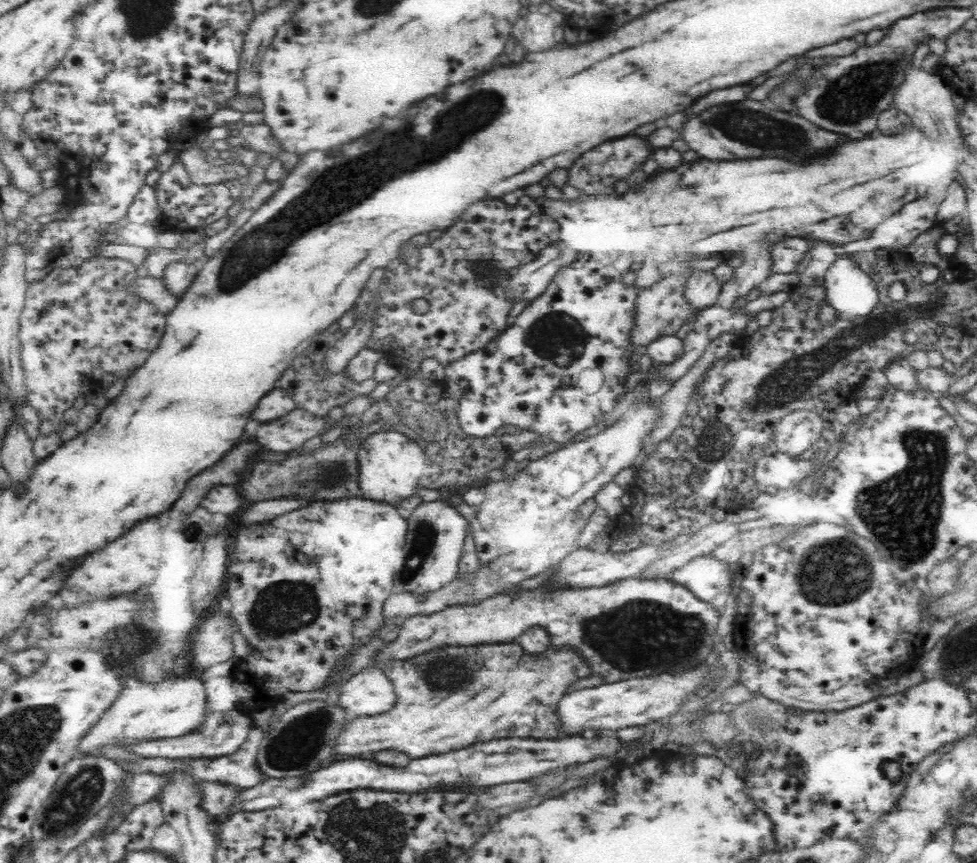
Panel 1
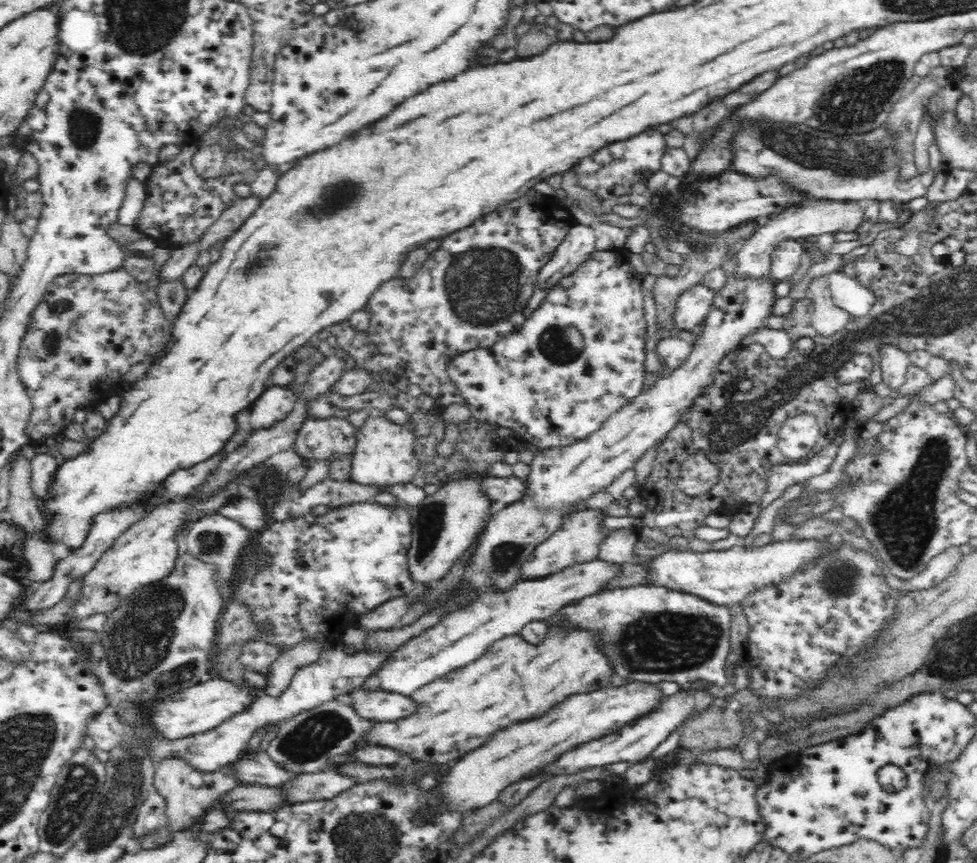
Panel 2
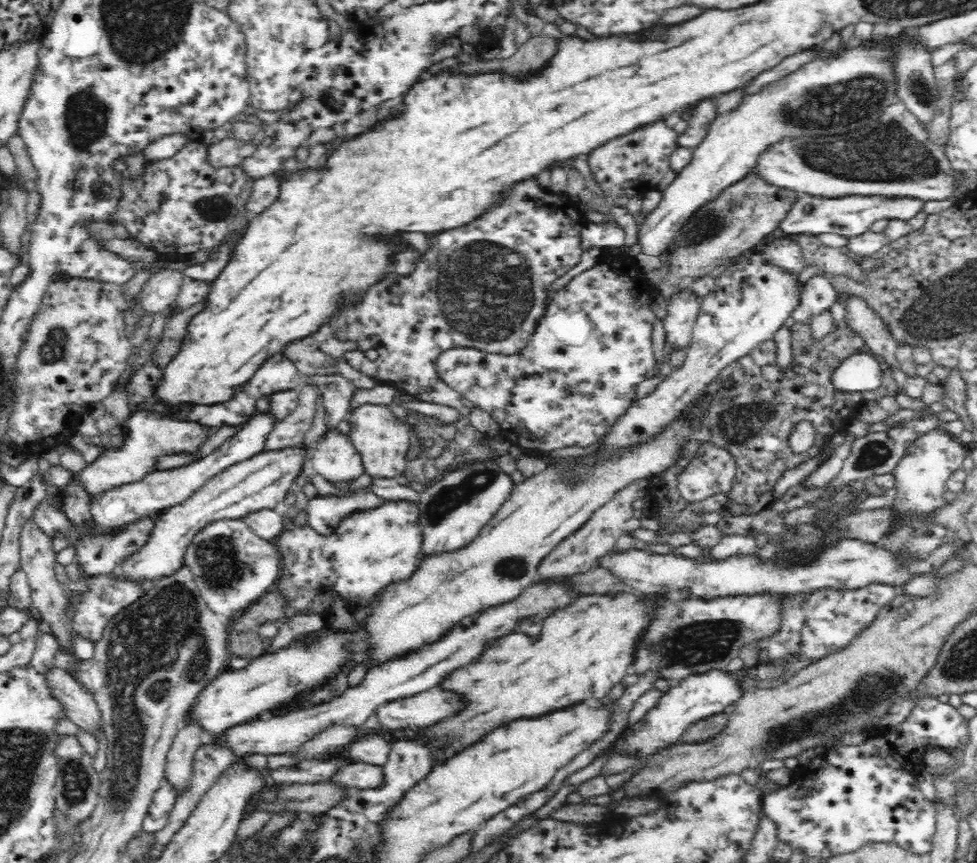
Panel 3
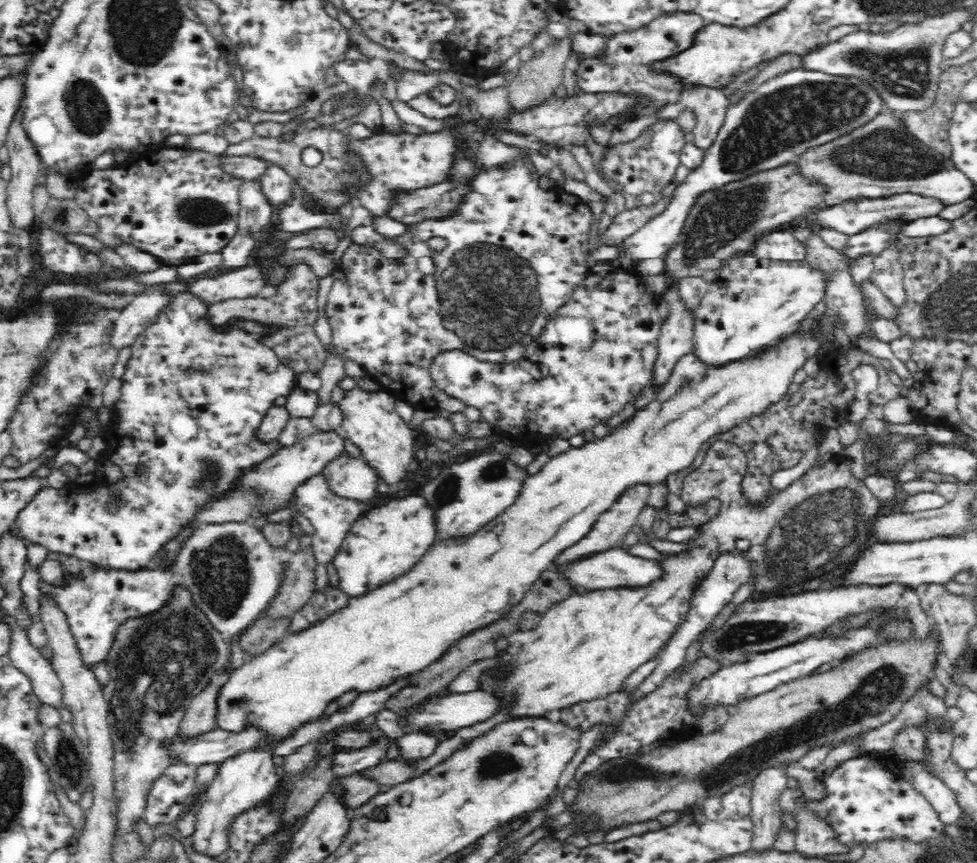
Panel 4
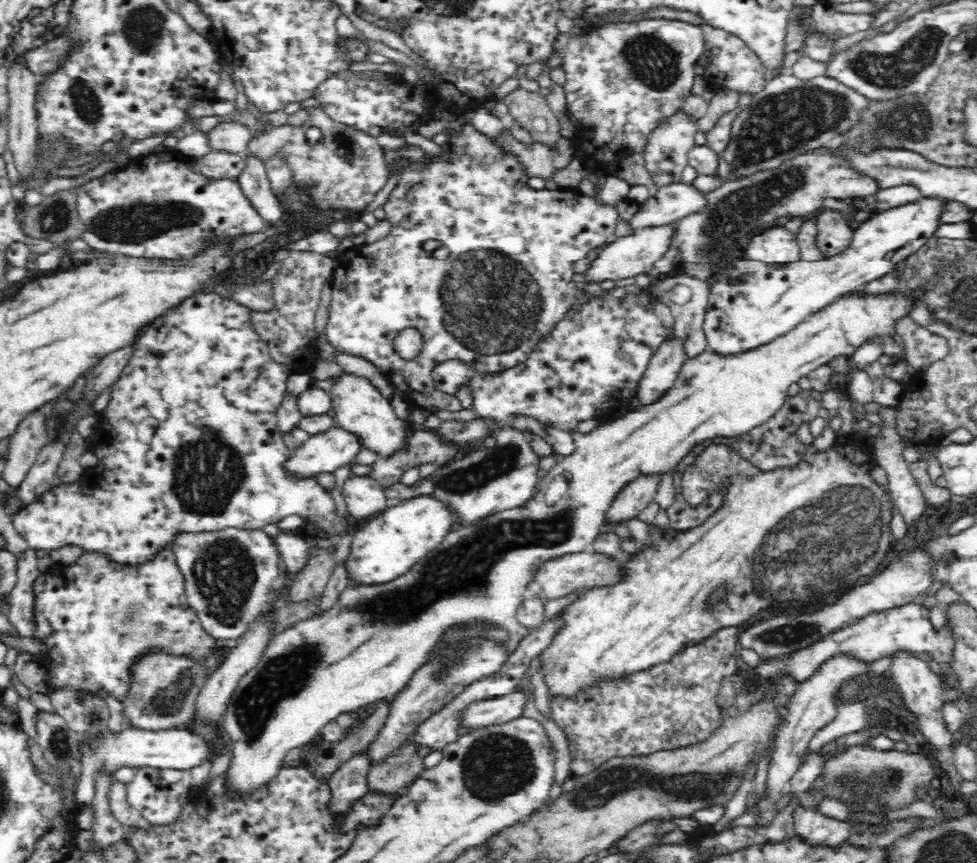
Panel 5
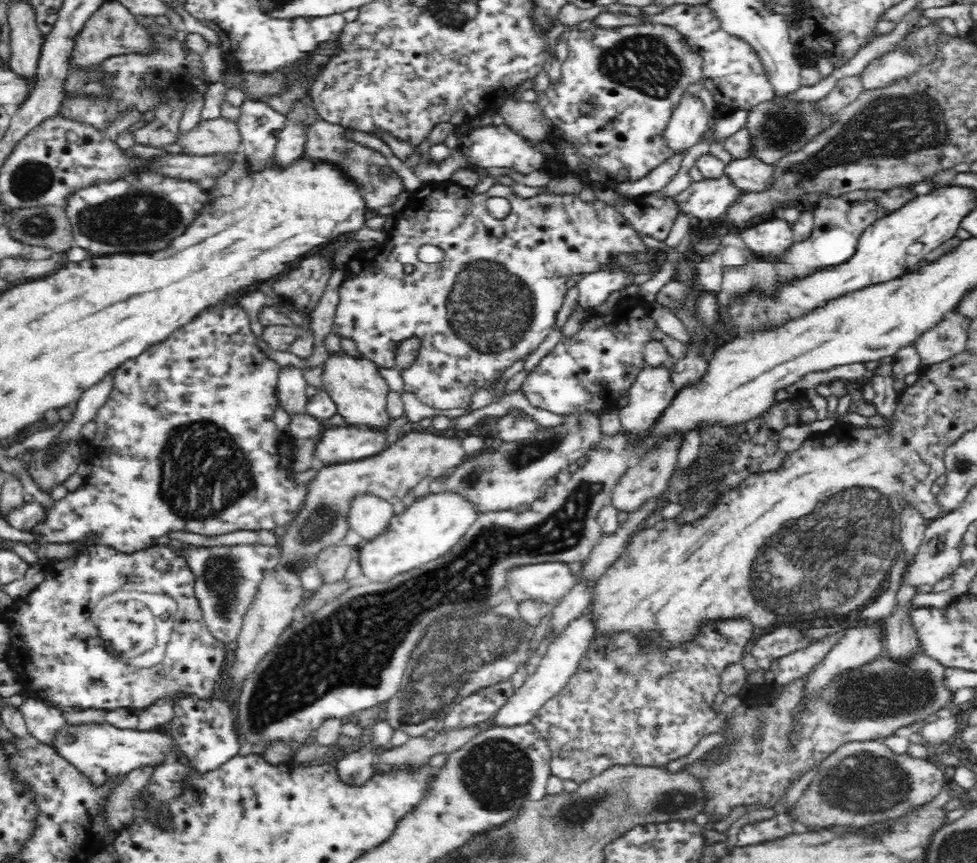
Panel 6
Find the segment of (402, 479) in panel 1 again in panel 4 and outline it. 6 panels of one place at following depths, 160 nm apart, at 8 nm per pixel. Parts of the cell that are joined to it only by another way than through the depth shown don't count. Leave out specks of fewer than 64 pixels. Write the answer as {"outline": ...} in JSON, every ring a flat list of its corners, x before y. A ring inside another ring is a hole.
{"outline":[[381,388,374,391,348,390,339,405,344,415,340,430,362,452,363,459,386,484,399,482,414,465,417,435,394,411,395,399]]}

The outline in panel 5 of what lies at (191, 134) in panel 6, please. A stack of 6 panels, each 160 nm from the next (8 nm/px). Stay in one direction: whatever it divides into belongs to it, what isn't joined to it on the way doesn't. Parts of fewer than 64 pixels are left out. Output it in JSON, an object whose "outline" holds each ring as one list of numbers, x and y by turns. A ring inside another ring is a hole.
{"outline":[[236,121,221,122,208,132,212,149,239,154,254,135,248,126]]}

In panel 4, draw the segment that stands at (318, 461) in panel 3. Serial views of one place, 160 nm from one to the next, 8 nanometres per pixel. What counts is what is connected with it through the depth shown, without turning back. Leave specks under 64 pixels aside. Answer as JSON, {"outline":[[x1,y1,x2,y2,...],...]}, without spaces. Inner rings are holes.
{"outline":[[340,453,322,467,320,474,328,486,341,497,369,501,379,495,376,471,362,458]]}

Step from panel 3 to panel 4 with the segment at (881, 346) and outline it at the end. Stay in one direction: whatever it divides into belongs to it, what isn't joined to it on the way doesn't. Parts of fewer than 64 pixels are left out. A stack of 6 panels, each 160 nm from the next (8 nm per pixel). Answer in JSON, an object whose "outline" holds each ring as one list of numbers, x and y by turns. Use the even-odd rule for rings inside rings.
{"outline":[[816,234,806,242,805,261,808,267,823,272,826,281,825,302,834,316,838,316,843,321,843,327,848,336,869,336,881,340,886,344,894,342,903,336,899,326,890,317,884,317,878,313,872,313,868,309,869,304,859,286,855,284,849,271,849,257,842,251,836,251,820,239]]}

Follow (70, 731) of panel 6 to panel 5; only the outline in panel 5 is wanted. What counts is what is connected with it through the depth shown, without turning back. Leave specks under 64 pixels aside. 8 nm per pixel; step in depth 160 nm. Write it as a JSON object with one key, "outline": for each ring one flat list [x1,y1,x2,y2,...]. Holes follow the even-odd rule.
{"outline":[[126,728,118,735,112,735,109,732,100,741,94,743,84,742,82,748,83,772,81,780,75,786,74,795,77,804,91,804,94,798,94,774,98,770,107,770,113,775,121,767,136,769,144,766,160,769,190,769,194,766,202,765,206,760,219,756,218,752,222,750,222,736,218,736,218,742,210,742,204,736,201,736,197,730,186,728,169,729,164,731,146,731,134,728]]}

